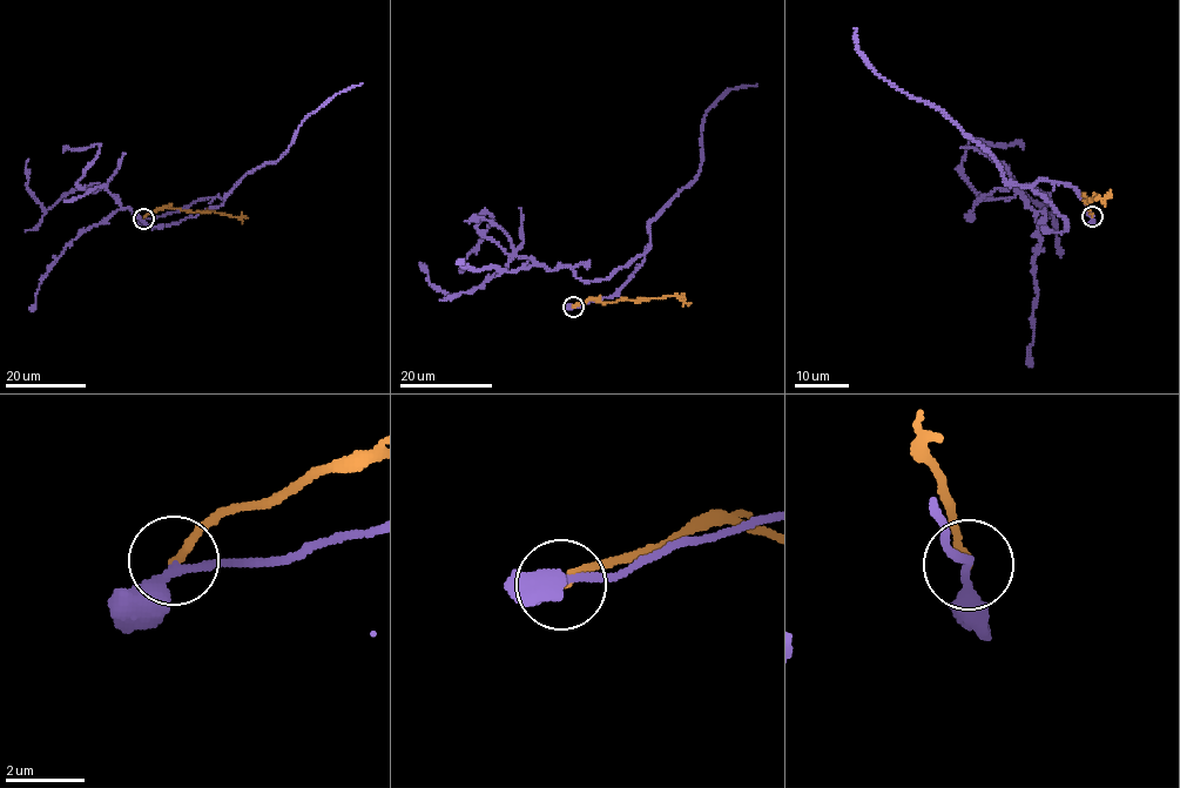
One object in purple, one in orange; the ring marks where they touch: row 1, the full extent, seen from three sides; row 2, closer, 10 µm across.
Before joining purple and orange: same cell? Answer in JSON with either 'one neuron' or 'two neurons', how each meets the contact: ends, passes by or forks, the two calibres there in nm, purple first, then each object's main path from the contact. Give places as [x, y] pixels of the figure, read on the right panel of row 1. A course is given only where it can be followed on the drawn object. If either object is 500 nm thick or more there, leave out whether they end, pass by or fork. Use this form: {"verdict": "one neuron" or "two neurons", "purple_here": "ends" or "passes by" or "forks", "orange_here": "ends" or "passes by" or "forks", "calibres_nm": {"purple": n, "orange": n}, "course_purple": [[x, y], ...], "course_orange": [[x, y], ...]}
{"verdict": "two neurons", "purple_here": "passes by", "orange_here": "ends", "calibres_nm": {"purple": 260, "orange": 190}, "course_purple": [[1091, 216], [1039, 179], [1066, 221], [1052, 233], [962, 172], [972, 139], [1022, 149]], "course_orange": [[1091, 216], [1085, 199], [1097, 195], [1098, 199], [1110, 196]]}

